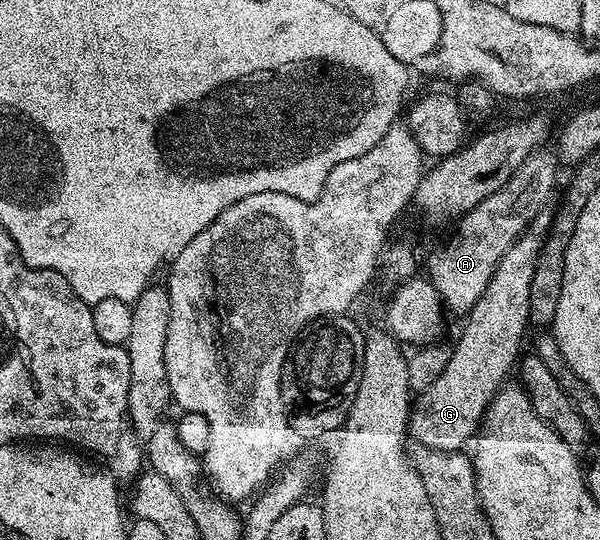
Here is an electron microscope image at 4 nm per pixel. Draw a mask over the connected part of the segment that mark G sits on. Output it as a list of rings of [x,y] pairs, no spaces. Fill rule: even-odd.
[[[548,209],[537,213],[535,220],[531,220],[515,244],[503,252],[487,288],[483,288],[483,296],[479,296],[479,300],[464,315],[465,327],[457,338],[457,347],[452,347],[447,368],[443,368],[439,380],[435,380],[431,388],[416,395],[409,411],[408,437],[412,441],[414,438],[417,446],[443,452],[461,452],[470,445],[490,399],[518,361],[517,349],[521,346],[525,329],[530,329],[531,276],[552,223],[553,214]]]

